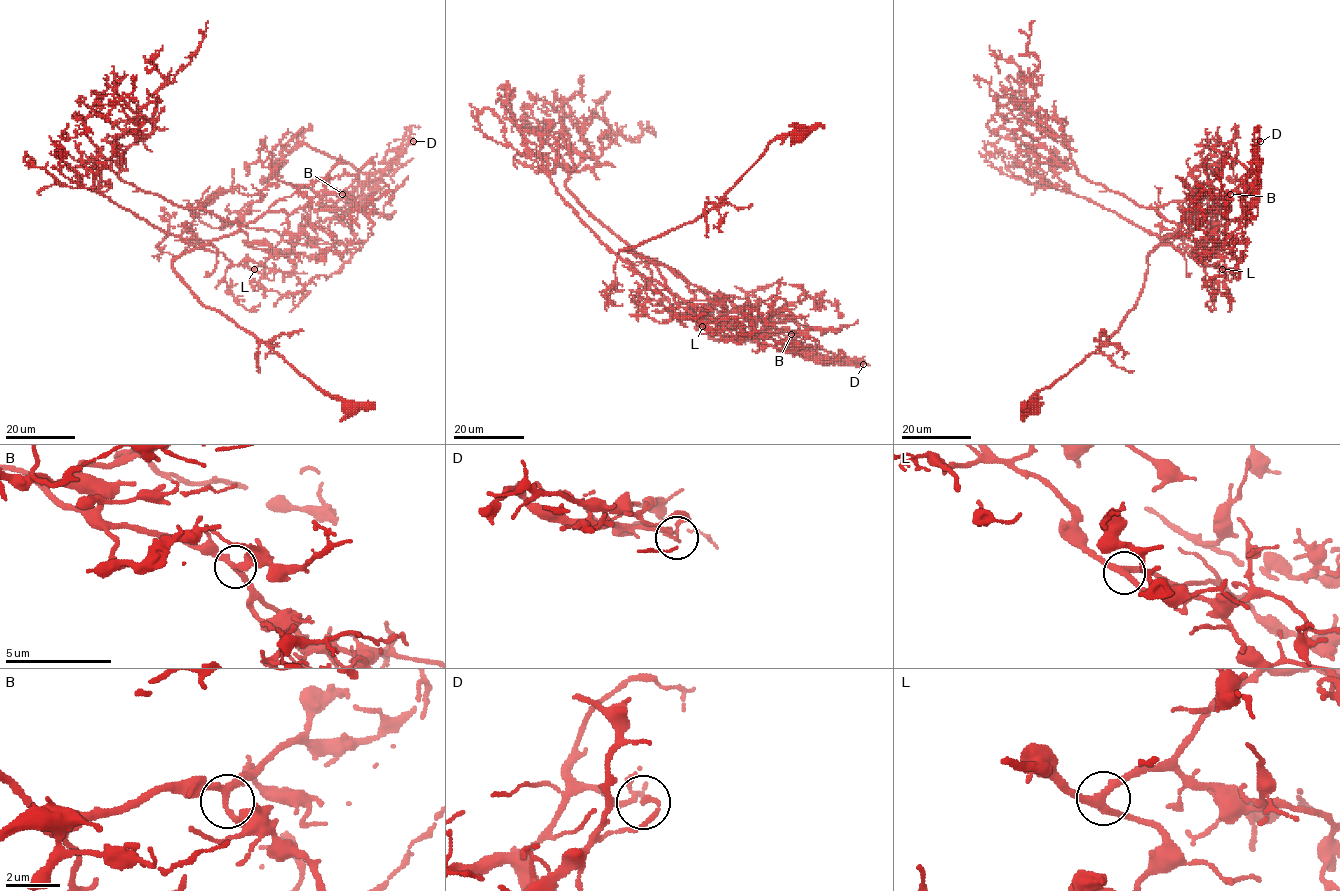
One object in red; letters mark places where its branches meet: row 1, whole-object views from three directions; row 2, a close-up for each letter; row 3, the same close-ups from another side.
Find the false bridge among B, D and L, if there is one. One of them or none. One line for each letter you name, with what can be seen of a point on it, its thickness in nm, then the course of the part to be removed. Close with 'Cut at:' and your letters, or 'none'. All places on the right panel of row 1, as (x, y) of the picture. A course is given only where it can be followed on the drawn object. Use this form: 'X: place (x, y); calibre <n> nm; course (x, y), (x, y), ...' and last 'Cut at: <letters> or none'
D: place (1260, 141); calibre 150 nm; course (1260, 141), (1259, 175), (1212, 147), (1229, 141), (1234, 143), (1235, 180), (1226, 177)
Cut at: D

